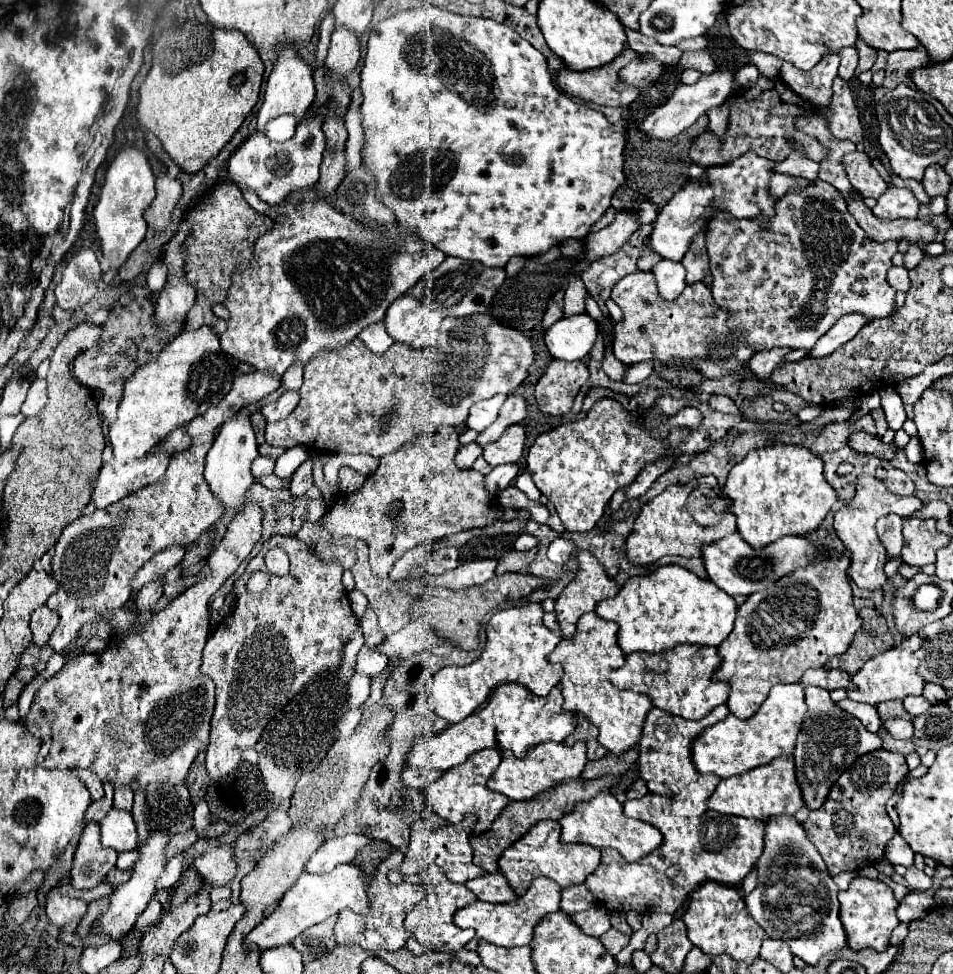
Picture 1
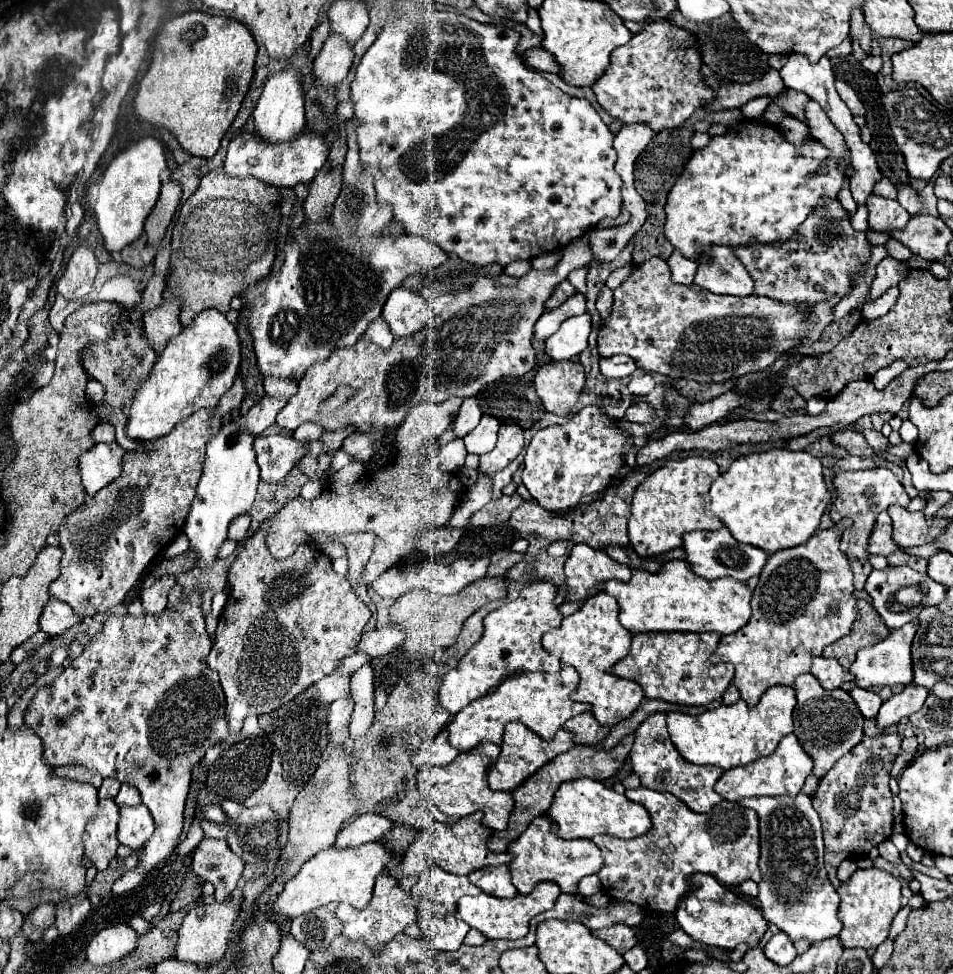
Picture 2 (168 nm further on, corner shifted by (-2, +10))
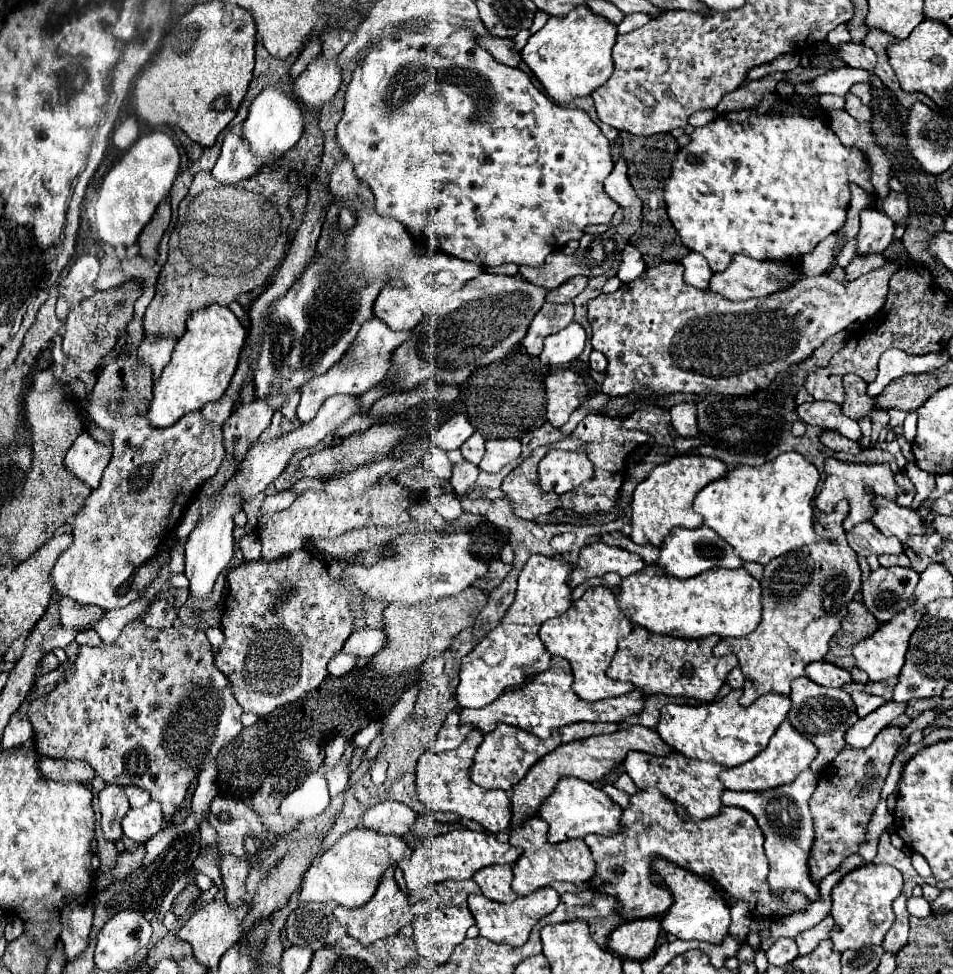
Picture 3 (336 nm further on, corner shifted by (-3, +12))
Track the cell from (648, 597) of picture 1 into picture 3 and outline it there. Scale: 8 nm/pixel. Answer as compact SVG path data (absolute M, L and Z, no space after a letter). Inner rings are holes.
M655 565L641 573L625 577L619 585L617 605L633 625L641 625L647 631L701 639L707 635L719 637L743 637L761 621L761 587L759 581L741 569L711 569L697 577L675 579ZM651 571L651 573L647 573Z

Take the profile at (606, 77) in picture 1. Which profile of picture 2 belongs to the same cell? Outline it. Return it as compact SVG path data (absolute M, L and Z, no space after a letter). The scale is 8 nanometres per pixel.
M536 47L536 49L528 49L524 51L524 63L530 65L532 69L536 71L548 71L548 73L558 73L558 65L556 61L552 59L552 55L548 51L544 51L542 47Z

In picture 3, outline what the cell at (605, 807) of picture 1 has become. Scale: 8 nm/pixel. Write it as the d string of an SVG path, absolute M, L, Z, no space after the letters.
M561 777L553 797L539 809L539 817L543 817L549 823L549 843L561 843L569 839L583 839L589 833L597 835L615 835L617 831L623 831L621 825L623 809L607 797L607 793L599 787L593 787L587 781L581 781L577 777Z

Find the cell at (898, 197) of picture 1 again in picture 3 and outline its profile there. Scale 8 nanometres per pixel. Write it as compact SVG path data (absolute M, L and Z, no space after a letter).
M867 207L861 211L861 229L857 233L859 255L881 253L889 247L895 233L895 223L879 209Z

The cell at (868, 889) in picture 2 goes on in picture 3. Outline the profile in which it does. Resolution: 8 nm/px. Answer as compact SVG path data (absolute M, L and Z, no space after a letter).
M861 865L847 873L833 889L833 909L831 915L835 919L835 927L831 931L833 949L843 953L847 949L859 949L867 945L881 945L887 931L891 929L893 915L893 899L903 891L901 871L891 865Z

